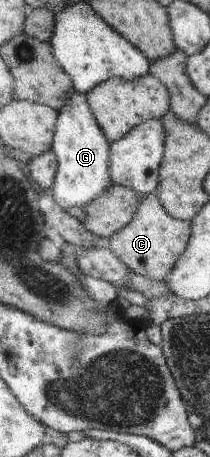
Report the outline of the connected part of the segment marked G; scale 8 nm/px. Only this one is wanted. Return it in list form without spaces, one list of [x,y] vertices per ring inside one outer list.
[[[72,90],[66,104],[58,110],[51,149],[56,155],[57,172],[50,194],[62,210],[84,209],[110,184],[110,143],[96,122],[87,95]]]

